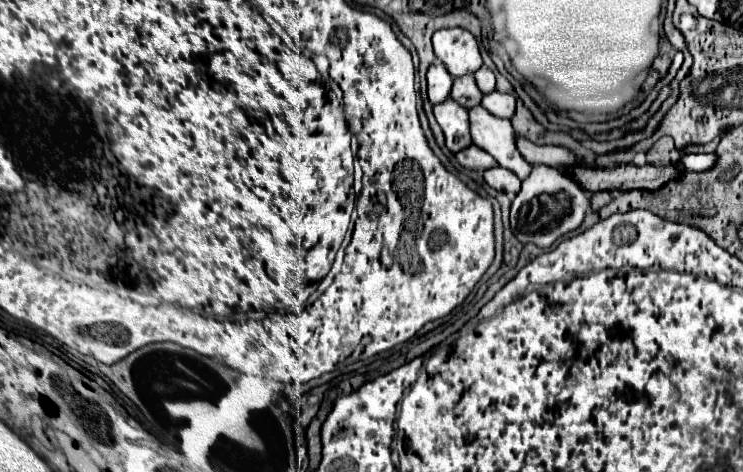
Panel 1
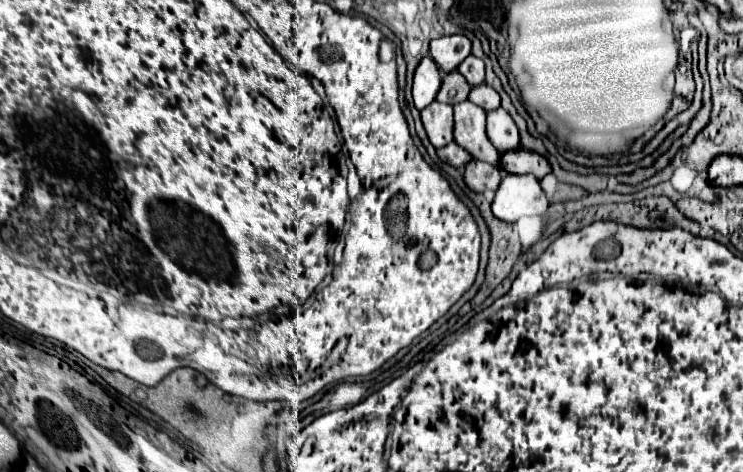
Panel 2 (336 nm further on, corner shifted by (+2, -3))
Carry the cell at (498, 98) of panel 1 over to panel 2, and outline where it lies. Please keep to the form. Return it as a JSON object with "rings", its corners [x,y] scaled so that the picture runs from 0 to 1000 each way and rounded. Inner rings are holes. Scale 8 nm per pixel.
{"rings":[[[650,176],[647,184],[637,184],[631,197],[631,214],[650,227],[653,235],[666,235],[674,222],[672,197],[664,184],[658,184],[655,176]]]}

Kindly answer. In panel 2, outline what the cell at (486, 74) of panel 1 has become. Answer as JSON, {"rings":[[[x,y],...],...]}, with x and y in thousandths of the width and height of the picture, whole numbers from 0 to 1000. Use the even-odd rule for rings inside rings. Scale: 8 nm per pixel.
{"rings":[[[639,117],[626,121],[623,133],[615,142],[615,150],[629,167],[629,176],[634,184],[642,184],[642,180],[653,176],[653,133]]]}

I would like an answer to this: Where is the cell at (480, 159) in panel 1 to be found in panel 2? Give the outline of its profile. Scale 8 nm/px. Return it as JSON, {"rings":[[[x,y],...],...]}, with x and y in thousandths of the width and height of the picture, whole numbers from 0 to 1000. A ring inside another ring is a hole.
{"rings":[[[604,303],[604,307],[594,311],[594,316],[588,316],[588,328],[591,328],[594,341],[602,341],[604,350],[610,350],[610,354],[615,354],[615,358],[623,358],[623,354],[637,337],[637,333],[634,333],[623,311],[618,311],[615,303]]]}

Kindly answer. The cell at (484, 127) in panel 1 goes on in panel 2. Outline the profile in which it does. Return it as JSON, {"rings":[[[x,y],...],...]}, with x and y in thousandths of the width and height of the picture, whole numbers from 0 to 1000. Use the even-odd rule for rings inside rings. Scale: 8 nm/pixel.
{"rings":[[[634,214],[618,218],[612,231],[612,303],[626,311],[637,337],[653,341],[674,358],[674,324],[664,311],[653,282],[653,235]]]}

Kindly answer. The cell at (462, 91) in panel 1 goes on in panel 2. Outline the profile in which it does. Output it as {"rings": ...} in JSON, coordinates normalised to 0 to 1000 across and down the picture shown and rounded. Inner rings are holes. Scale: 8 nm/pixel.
{"rings":[[[610,150],[610,155],[604,155],[604,159],[596,163],[594,189],[588,197],[588,214],[604,218],[604,222],[615,222],[615,218],[620,218],[620,214],[629,210],[631,193],[634,193],[634,184],[626,172],[626,163],[618,150]]]}

